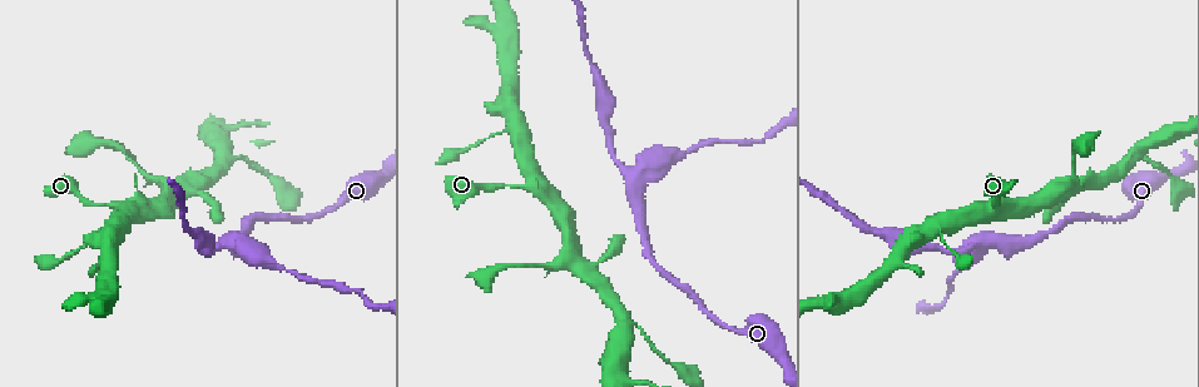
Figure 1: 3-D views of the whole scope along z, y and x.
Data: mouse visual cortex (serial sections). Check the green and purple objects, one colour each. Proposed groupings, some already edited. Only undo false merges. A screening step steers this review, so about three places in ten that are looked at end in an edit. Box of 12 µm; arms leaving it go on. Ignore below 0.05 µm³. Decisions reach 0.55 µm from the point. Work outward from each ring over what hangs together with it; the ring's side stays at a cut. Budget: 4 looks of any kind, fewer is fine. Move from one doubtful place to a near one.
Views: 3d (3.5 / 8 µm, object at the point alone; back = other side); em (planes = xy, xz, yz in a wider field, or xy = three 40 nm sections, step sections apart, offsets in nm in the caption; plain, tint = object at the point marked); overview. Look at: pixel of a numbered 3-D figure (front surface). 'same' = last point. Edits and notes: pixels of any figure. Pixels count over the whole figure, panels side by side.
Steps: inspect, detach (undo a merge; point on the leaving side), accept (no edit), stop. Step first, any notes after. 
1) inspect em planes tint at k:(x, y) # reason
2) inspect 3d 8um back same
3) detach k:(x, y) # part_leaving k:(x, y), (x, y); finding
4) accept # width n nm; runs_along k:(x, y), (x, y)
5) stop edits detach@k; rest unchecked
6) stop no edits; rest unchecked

inspect 3d 3.5um back at 1:(130, 202) # three arms meet

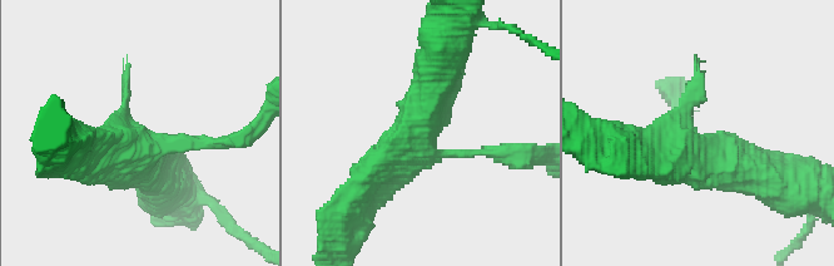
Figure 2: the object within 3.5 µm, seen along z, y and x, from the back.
inspect em xy step 5 tint at 2:(419, 154)

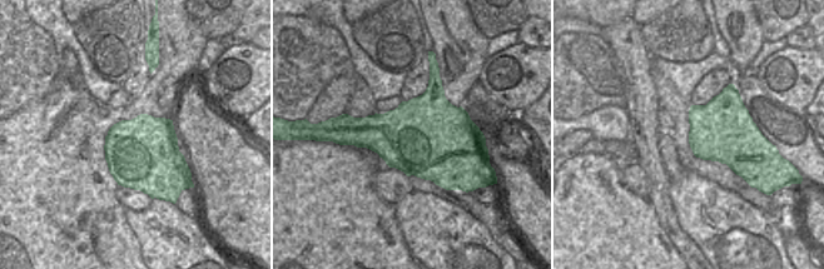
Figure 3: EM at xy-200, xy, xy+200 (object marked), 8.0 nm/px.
accept # runs_along 2:(502, 154), (407, 154), (357, 202); continuous, no second cell

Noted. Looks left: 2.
inspect 3d 3.5um at 1:(544, 266) # sudden change in width

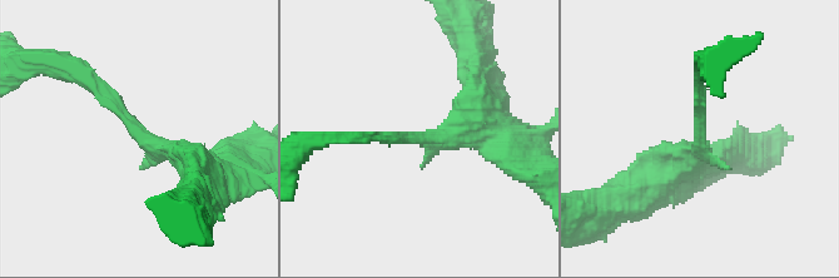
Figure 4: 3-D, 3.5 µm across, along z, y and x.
inspect em xy step 3 tint at 4:(140, 137) # need the tissue

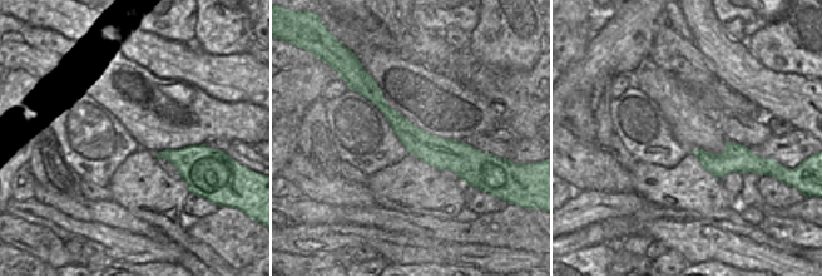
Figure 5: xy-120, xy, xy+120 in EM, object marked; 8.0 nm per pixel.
accept # runs_along 5:(365, 92), (427, 148), (475, 152); all the same cell

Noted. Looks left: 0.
stop no edits; rest unchecked

